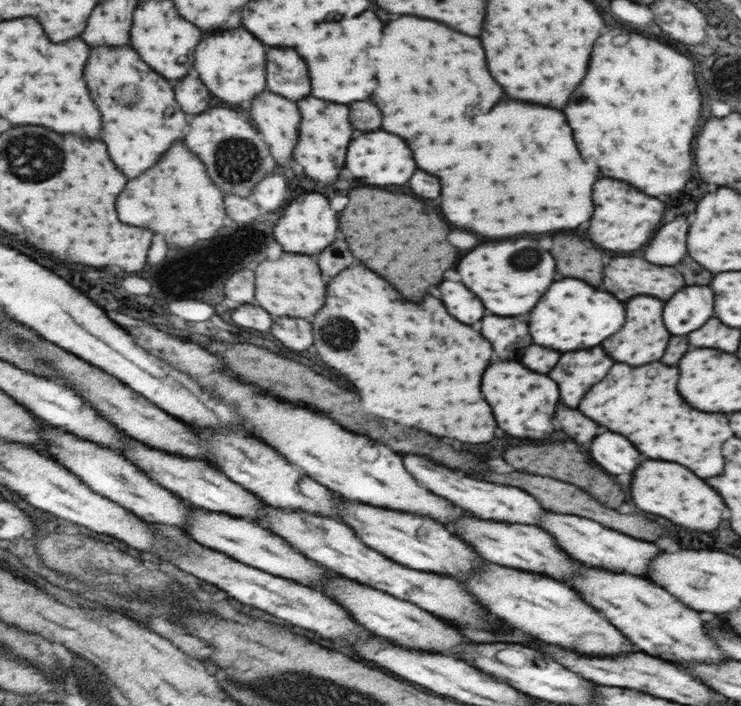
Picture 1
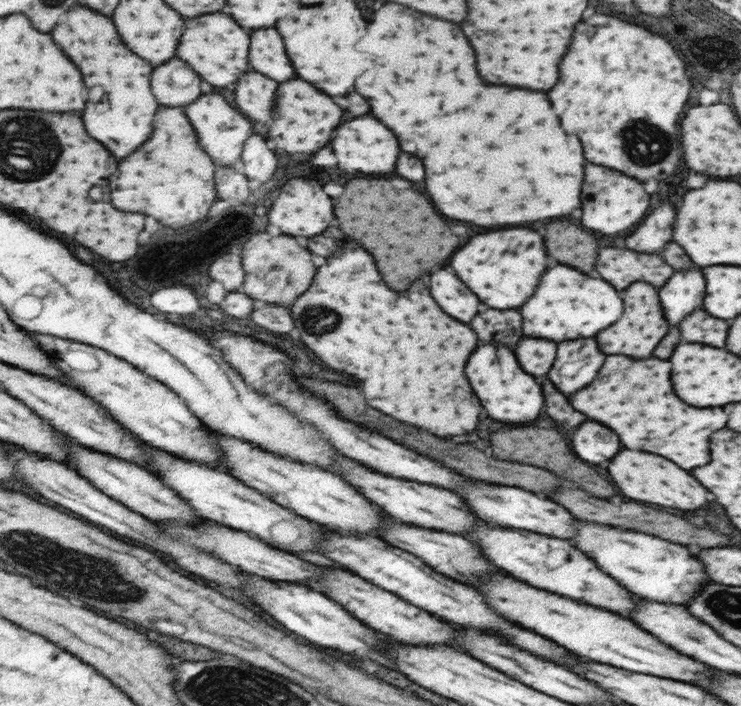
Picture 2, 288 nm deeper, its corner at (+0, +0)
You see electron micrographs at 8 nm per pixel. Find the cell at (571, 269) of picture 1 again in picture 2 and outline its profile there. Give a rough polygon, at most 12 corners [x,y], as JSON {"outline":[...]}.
{"outline":[[559,220],[545,226],[549,256],[579,272],[595,262],[595,238]]}

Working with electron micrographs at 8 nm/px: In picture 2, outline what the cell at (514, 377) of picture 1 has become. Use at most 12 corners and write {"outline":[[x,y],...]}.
{"outline":[[505,346],[469,360],[473,392],[489,418],[525,424],[539,416],[541,388]]}

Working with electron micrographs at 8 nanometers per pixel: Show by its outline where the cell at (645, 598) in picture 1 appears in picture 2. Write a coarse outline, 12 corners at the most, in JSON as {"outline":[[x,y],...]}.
{"outline":[[473,532],[495,566],[557,596],[629,616],[641,600],[569,540]]}

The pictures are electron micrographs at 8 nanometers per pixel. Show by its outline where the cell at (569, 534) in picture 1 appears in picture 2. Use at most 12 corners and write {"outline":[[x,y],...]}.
{"outline":[[509,486],[457,492],[485,522],[575,544],[575,516]]}

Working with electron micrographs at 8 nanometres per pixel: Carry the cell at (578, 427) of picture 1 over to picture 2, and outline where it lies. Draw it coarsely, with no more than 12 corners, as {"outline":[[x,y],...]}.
{"outline":[[539,380],[547,416],[563,428],[577,428],[587,420],[569,406],[567,398]]}

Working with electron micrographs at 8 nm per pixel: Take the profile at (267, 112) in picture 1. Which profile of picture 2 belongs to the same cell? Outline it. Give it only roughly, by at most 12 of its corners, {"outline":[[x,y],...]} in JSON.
{"outline":[[257,72],[235,84],[235,104],[251,120],[267,122],[275,80]]}

